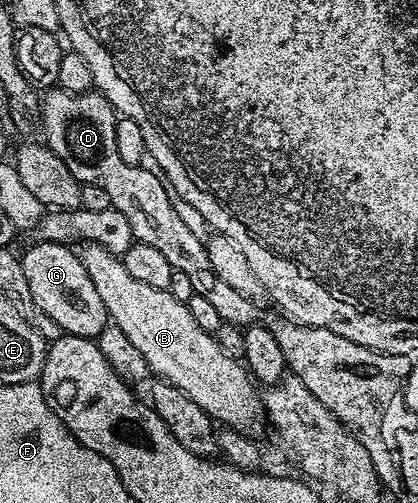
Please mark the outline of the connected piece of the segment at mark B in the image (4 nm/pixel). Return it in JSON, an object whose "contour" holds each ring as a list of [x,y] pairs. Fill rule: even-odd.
{"contour":[[[83,244],[80,256],[84,263],[84,271],[88,271],[88,279],[92,279],[92,284],[100,294],[100,300],[104,302],[107,318],[116,327],[120,327],[124,335],[128,335],[128,339],[140,350],[140,355],[144,355],[144,363],[148,363],[155,378],[172,383],[172,387],[180,387],[180,391],[184,391],[184,395],[188,395],[188,399],[192,399],[192,403],[196,403],[196,407],[200,407],[210,416],[210,420],[219,426],[247,439],[258,435],[254,433],[260,432],[262,425],[264,429],[264,410],[254,378],[250,376],[243,362],[228,359],[228,355],[220,351],[213,335],[196,324],[196,319],[192,319],[189,304],[177,301],[169,289],[148,287],[148,283],[140,283],[140,279],[132,279],[132,275],[128,275],[128,267],[124,267],[121,256],[108,252],[104,247]]]}

